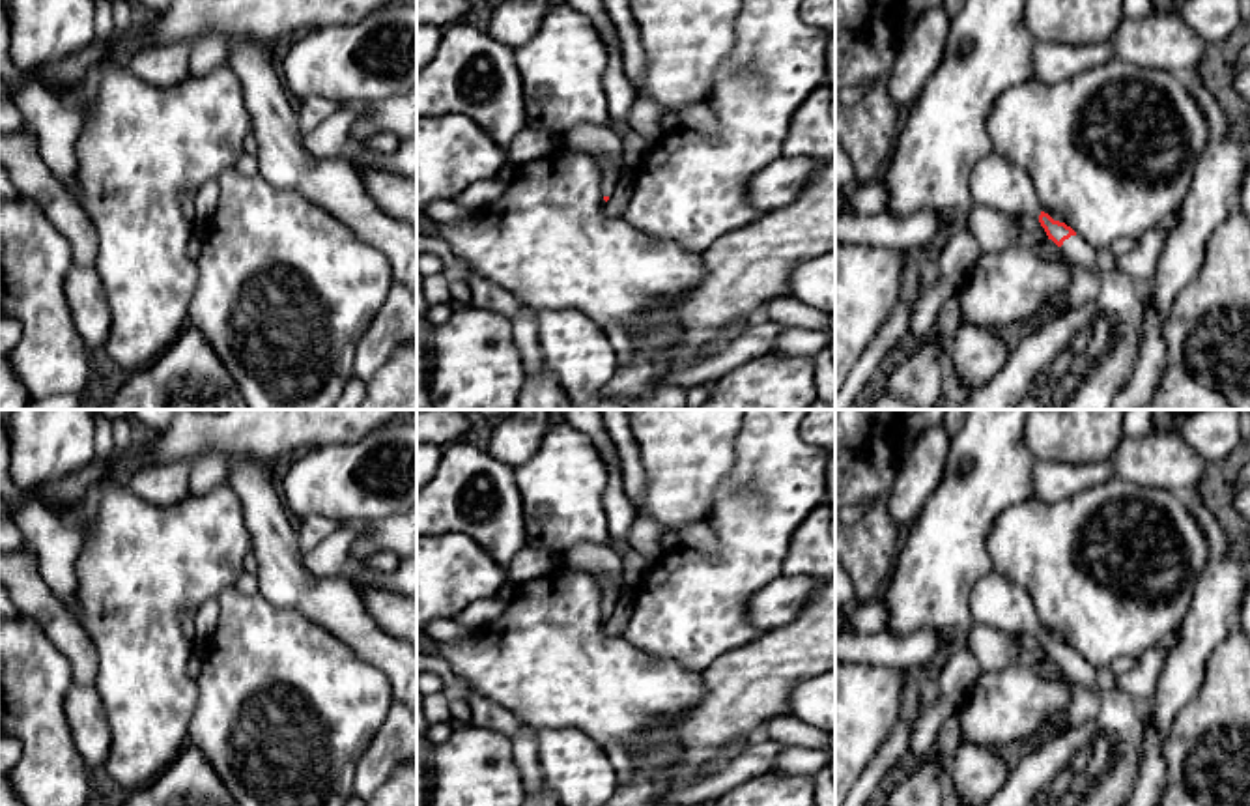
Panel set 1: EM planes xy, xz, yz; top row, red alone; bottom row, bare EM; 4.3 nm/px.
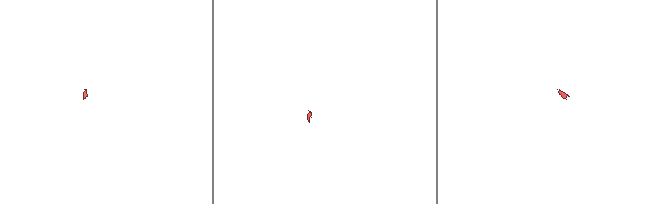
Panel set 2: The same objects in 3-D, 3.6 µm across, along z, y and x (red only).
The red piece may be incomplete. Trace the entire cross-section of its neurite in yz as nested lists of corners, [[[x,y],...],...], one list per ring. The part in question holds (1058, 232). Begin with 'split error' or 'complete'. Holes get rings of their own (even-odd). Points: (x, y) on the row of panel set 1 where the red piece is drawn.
split error; [[[990,153],[975,166],[970,191],[975,204],[988,206],[1011,217],[1037,217],[1048,239],[1063,251],[1071,264],[1099,273],[1097,249],[1086,243],[1071,226],[1044,213],[1026,172],[998,153]]]

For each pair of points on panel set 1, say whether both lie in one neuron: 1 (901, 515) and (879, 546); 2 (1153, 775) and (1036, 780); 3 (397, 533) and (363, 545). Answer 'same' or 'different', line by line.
1: different
2: different
3: same

